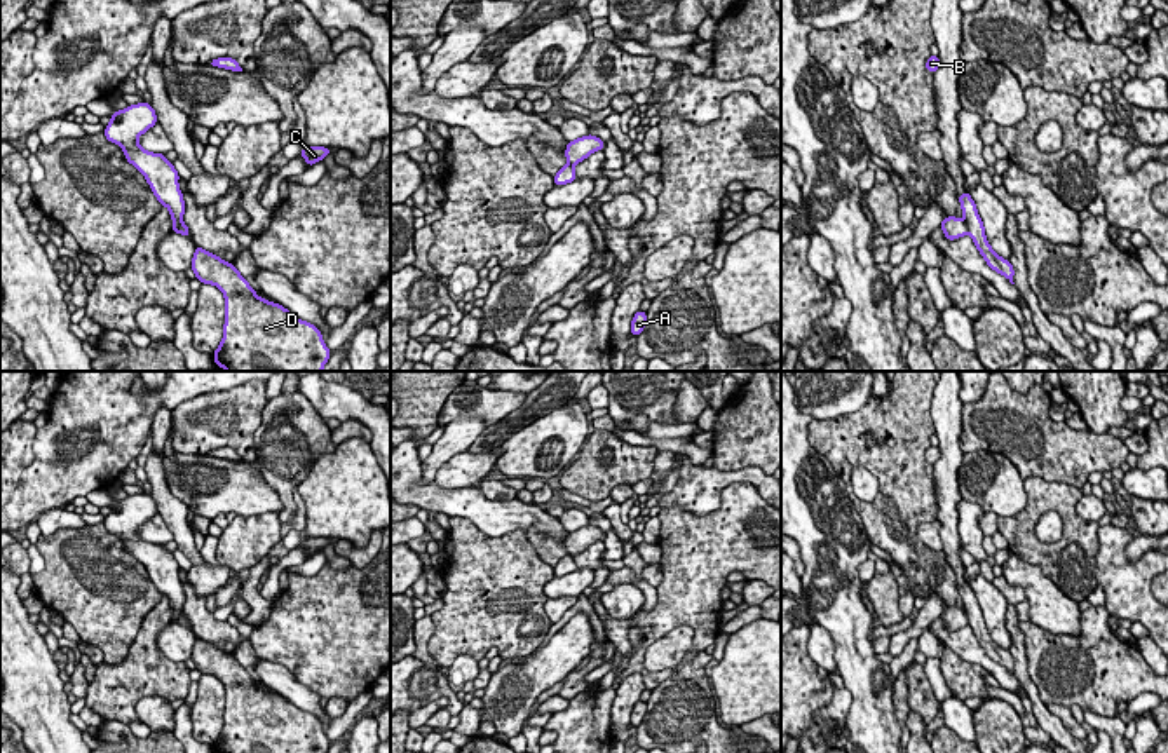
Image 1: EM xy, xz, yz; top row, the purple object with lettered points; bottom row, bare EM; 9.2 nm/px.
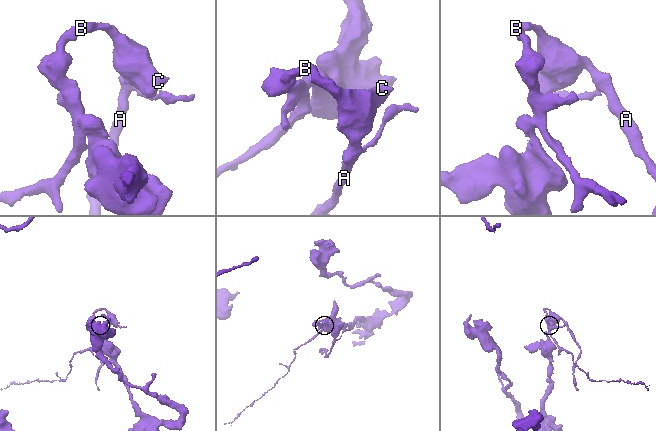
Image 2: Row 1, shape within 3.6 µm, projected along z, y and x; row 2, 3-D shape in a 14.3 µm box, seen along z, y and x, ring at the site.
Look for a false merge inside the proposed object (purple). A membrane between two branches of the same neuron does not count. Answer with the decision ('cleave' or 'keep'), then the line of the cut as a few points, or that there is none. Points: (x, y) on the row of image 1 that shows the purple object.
cleave; cut in yz along (963, 220), (968, 232)

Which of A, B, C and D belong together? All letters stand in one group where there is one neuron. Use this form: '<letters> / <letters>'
A B C / D

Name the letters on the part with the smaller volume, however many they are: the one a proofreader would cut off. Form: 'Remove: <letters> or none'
Remove: A, B, C

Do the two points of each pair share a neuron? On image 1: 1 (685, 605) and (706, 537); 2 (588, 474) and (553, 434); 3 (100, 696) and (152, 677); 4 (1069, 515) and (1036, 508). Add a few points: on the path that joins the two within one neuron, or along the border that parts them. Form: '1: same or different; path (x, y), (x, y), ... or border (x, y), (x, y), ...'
1: same; path (691, 588), (698, 555)
2: different; border (590, 434), (576, 454)
3: same; path (112, 696), (115, 692), (128, 692), (140, 680)
4: same; path (1060, 506), (1045, 504)

